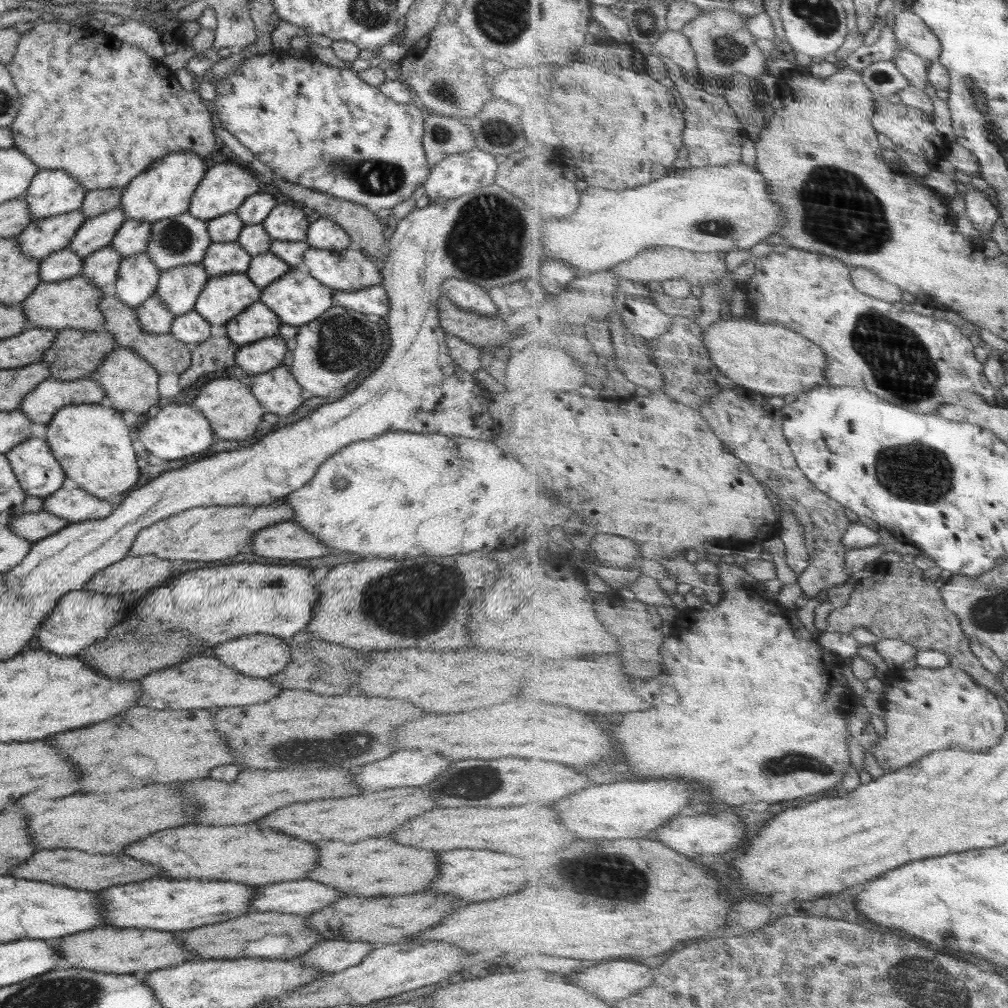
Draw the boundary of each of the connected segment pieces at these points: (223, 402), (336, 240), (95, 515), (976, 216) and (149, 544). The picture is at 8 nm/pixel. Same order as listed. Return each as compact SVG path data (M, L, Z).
M222 377L211 380L202 387L200 393L192 400L192 406L208 419L208 423L212 425L212 433L214 433L214 436L217 435L224 440L246 440L246 438L250 438L250 436L256 434L258 424L262 422L262 416L265 413L264 407L260 405L260 401L252 394L252 389L234 378Z
M320 217L309 224L306 242L312 248L344 252L351 244L350 235L333 220Z
M76 488L76 490L64 490L43 498L43 510L68 521L70 524L88 520L98 520L110 516L112 504L106 499L98 499L96 496Z
M969 186L967 191L965 202L967 214L973 222L973 226L984 237L991 234L992 230L994 230L994 225L1002 219L999 206L994 206L990 195L971 186Z
M276 499L266 506L207 506L189 508L187 511L170 515L152 526L144 528L135 538L130 548L130 556L156 555L158 558L181 563L189 560L214 562L234 558L242 548L252 544L252 536L261 529L274 524L291 521L292 507L284 499Z

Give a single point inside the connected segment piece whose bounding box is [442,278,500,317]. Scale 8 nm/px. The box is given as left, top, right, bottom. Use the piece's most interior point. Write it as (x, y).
(469, 296)

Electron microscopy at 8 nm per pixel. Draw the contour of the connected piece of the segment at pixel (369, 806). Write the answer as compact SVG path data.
M392 788L384 792L374 792L368 796L362 794L340 798L298 801L260 818L258 824L272 826L284 834L302 838L302 840L344 840L356 842L368 836L390 834L396 830L396 824L420 816L428 810L438 808L438 804L422 788Z

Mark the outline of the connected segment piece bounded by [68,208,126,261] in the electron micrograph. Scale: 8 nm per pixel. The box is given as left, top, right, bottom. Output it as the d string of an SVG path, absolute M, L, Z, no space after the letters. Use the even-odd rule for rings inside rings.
M120 208L108 210L100 216L92 216L82 223L68 247L78 259L84 261L92 252L110 245L125 220L124 212Z

